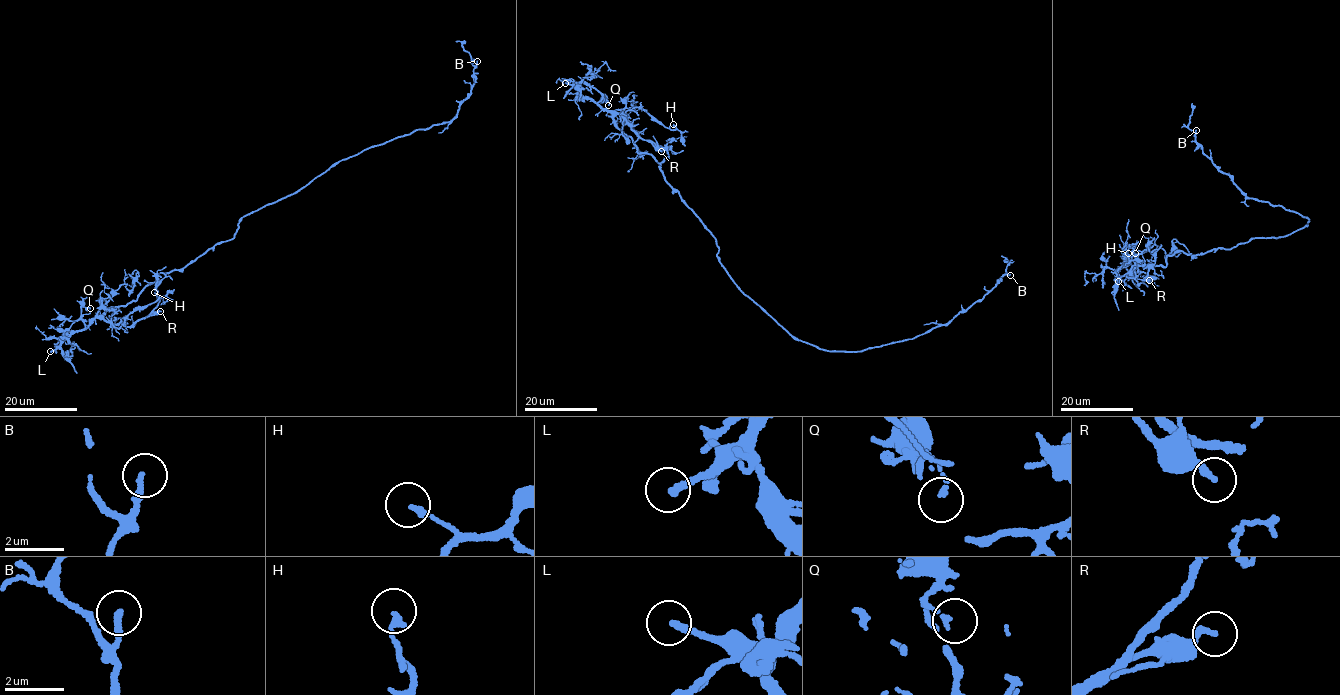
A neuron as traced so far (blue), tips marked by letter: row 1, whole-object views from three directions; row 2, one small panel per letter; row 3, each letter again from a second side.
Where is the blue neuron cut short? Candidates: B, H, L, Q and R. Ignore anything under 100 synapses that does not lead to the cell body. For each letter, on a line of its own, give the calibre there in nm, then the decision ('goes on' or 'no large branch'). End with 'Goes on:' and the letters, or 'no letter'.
B: 200 nm | no large branch
H: 200 nm | no large branch
L: 240 nm | goes on
Q: 140 nm | no large branch
R: 240 nm | no large branch
Goes on: L

